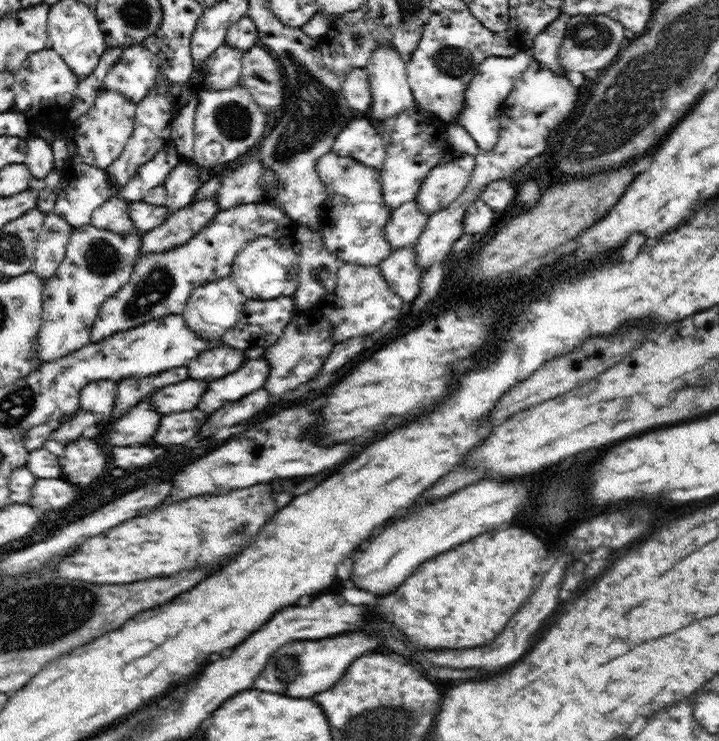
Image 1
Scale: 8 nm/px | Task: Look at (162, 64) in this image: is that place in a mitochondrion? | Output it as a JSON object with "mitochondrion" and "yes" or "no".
{"mitochondrion":"no"}

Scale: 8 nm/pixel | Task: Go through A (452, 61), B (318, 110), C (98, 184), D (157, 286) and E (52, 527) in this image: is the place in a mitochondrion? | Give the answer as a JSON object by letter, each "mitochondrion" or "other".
{"A":"mitochondrion","B":"mitochondrion","C":"other","D":"mitochondrion","E":"other"}

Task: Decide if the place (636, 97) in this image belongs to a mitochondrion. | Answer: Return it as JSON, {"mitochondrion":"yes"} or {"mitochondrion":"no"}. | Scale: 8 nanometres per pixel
{"mitochondrion":"yes"}

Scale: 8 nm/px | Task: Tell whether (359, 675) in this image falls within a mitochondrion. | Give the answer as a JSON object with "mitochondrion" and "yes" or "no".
{"mitochondrion":"no"}

